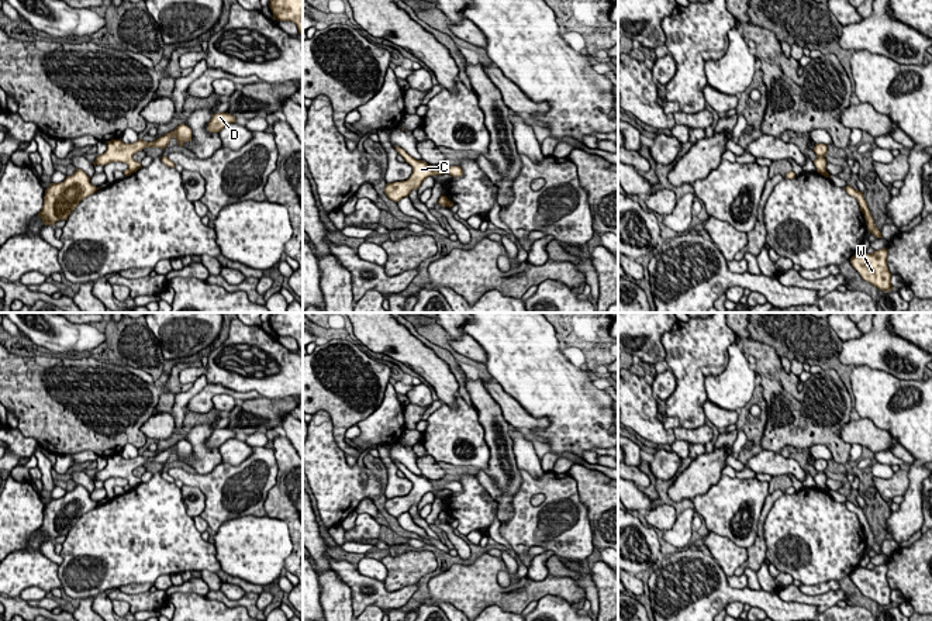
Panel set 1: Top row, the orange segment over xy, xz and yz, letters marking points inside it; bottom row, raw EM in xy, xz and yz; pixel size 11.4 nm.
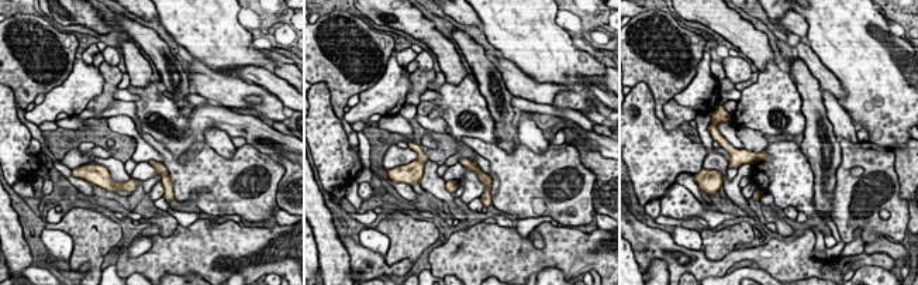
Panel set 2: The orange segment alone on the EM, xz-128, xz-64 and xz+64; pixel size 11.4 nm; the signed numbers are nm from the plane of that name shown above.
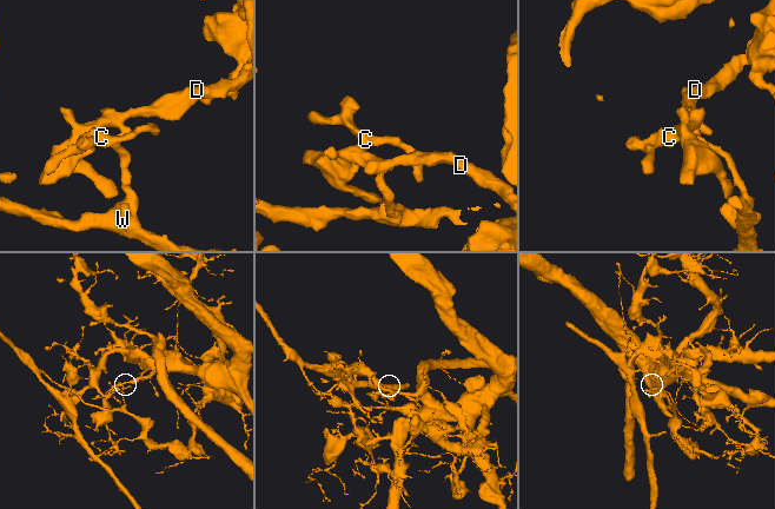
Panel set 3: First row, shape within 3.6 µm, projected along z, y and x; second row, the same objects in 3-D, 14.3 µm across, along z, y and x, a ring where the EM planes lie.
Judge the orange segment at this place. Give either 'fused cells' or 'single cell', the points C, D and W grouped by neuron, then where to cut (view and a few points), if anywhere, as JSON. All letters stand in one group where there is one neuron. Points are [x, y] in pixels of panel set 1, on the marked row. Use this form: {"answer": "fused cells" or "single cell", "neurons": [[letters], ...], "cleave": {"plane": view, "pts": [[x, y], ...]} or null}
{"answer": "fused cells", "neurons": [["C", "D"], ["W"]], "cleave": {"plane": "xz", "pts": [[445, 197], [446, 206]]}}

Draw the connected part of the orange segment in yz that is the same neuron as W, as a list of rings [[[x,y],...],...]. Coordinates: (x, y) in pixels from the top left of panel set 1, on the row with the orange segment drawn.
[[[887,248],[874,251],[873,253],[856,252],[850,258],[850,263],[863,280],[871,283],[879,290],[893,290],[891,273],[887,266]]]

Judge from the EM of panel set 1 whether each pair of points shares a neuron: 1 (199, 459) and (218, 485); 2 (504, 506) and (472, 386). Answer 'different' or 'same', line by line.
1: different
2: same

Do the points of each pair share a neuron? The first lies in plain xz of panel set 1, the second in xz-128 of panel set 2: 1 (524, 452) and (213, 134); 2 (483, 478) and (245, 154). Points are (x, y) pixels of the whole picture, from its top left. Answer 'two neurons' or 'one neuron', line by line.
1: one neuron
2: one neuron

